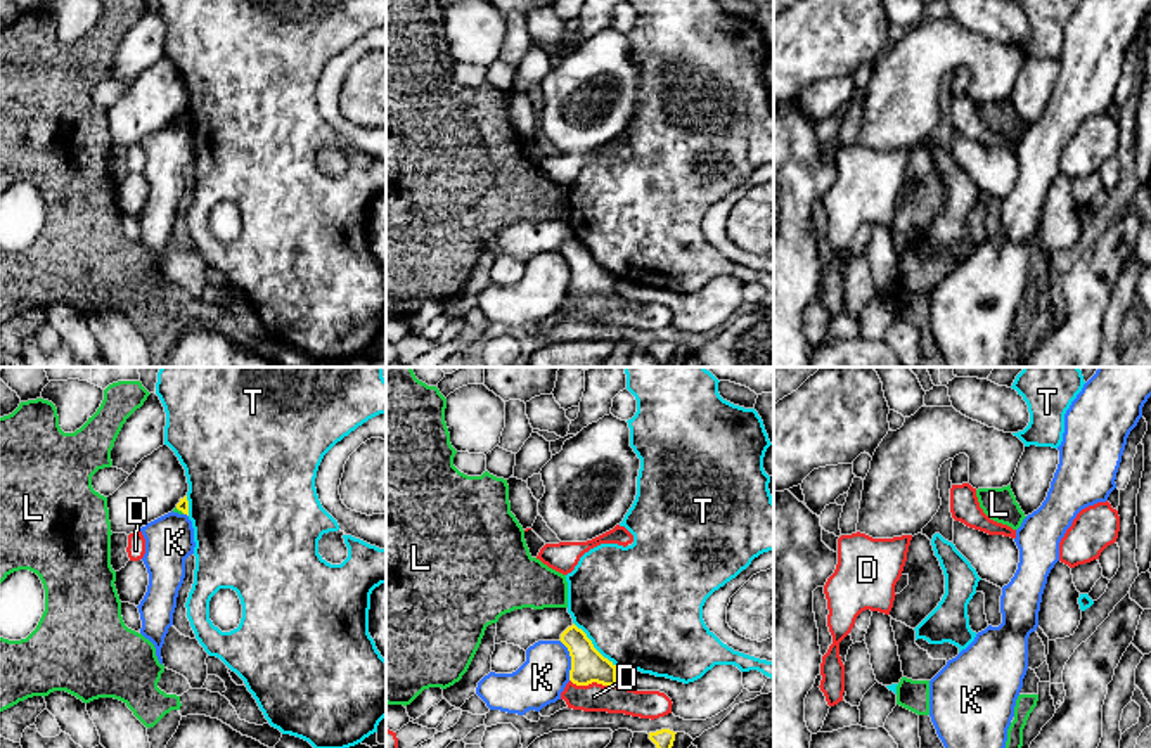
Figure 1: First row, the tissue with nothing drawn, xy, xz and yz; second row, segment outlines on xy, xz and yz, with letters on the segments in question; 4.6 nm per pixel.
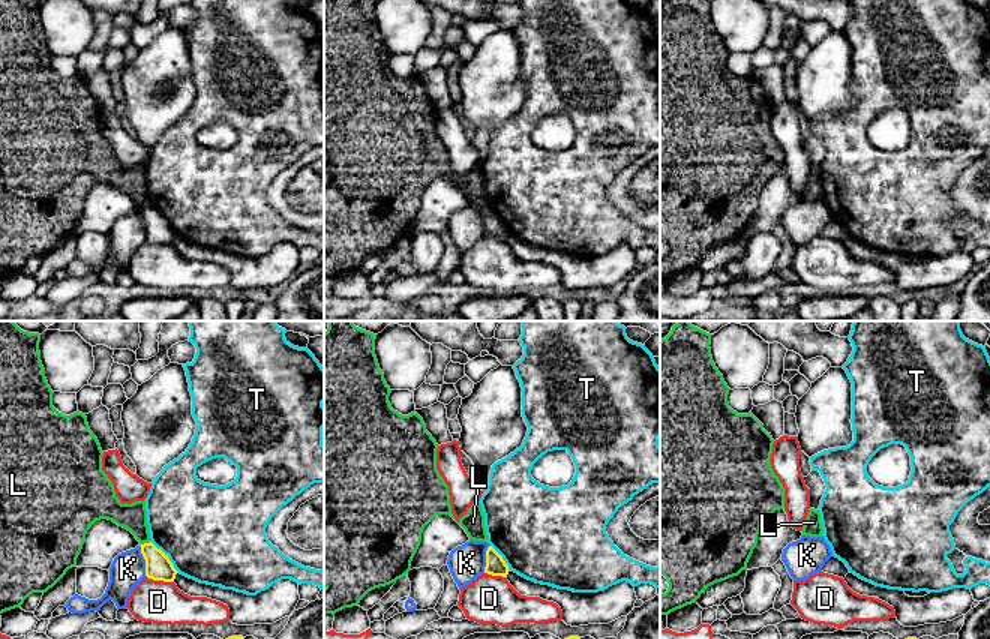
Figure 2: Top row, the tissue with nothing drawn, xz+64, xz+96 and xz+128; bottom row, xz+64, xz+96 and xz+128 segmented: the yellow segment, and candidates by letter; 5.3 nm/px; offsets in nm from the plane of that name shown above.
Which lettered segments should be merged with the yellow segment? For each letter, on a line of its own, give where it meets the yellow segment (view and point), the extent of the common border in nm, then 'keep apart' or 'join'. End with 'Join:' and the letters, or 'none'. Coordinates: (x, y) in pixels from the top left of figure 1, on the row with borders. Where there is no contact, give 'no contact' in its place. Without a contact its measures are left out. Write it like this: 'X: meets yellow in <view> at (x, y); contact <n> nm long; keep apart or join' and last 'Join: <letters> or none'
D: meets yellow in xz at (594, 681); contact 240 nm long; keep apart
K: meets yellow in xz at (572, 660); contact 200 nm long; keep apart
L: meets yellow in xy at (180, 509); contact 50 nm long; keep apart
T: meets yellow in xz at (592, 646); contact 300 nm long; keep apart
Join: none

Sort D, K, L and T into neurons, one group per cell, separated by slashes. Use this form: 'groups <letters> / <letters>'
groups D / K / L / T

